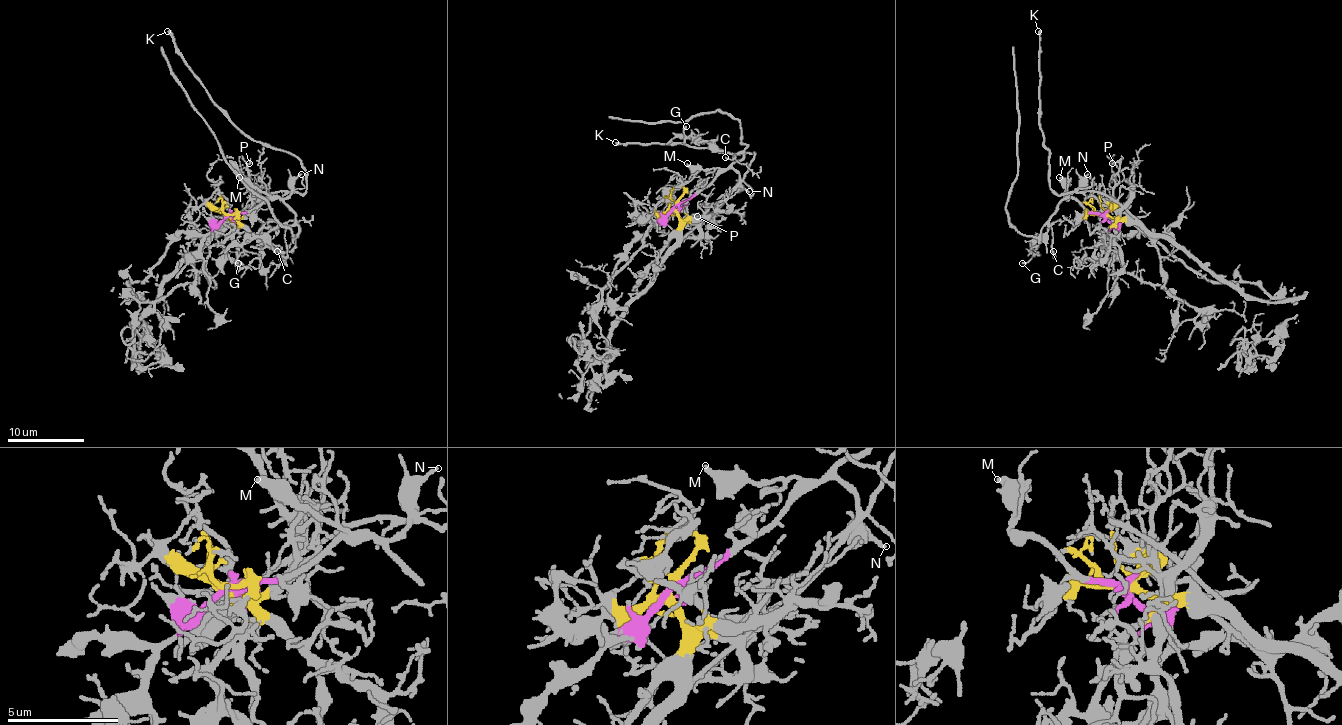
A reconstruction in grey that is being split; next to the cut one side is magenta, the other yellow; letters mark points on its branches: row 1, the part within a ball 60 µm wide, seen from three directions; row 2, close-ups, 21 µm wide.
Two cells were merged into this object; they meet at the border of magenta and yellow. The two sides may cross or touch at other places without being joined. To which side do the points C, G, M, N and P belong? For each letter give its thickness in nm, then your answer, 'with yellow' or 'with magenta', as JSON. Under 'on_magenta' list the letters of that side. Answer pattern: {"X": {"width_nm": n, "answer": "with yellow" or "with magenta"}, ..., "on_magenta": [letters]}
{"C": {"width_nm": 70, "answer": "with magenta"}, "G": {"width_nm": 140, "answer": "with magenta"}, "M": {"width_nm": 360, "answer": "with magenta"}, "N": {"width_nm": 160, "answer": "with magenta"}, "P": {"width_nm": 90, "answer": "with yellow"}, "on_magenta": ["C", "G", "M", "N"]}

